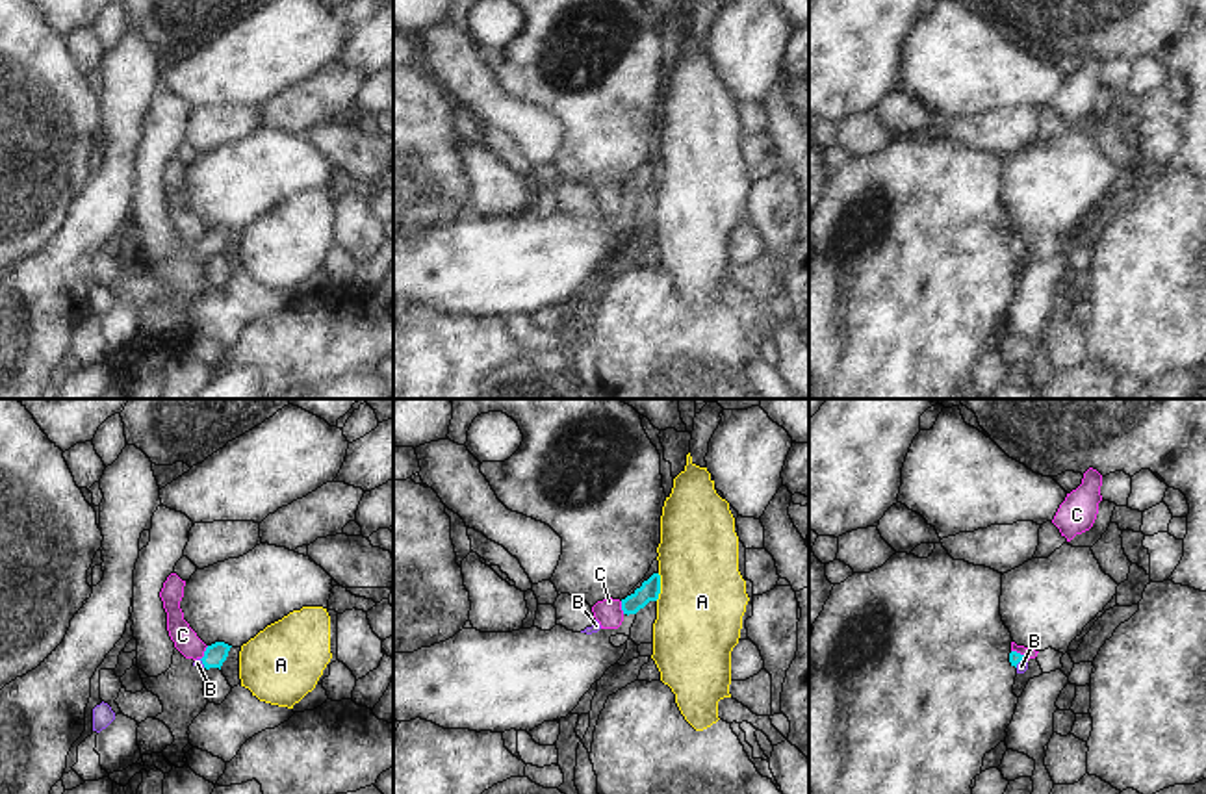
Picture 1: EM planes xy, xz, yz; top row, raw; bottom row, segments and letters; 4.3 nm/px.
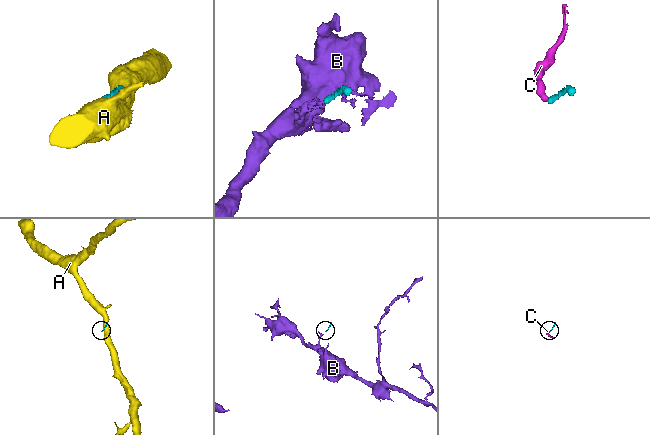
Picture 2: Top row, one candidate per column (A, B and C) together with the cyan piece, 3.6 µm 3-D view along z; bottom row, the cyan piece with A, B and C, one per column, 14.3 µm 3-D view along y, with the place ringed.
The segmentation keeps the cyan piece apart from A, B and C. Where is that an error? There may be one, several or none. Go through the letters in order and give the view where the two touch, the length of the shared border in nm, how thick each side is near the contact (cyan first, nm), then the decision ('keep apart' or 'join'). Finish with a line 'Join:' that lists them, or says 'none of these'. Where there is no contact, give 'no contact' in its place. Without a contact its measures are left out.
A: xz | 120 nm | 90/380 nm | keep apart
B: yz | 60 nm | 50/50 nm | join
C: xy | 70 nm | 90/110 nm | keep apart
Join: B

